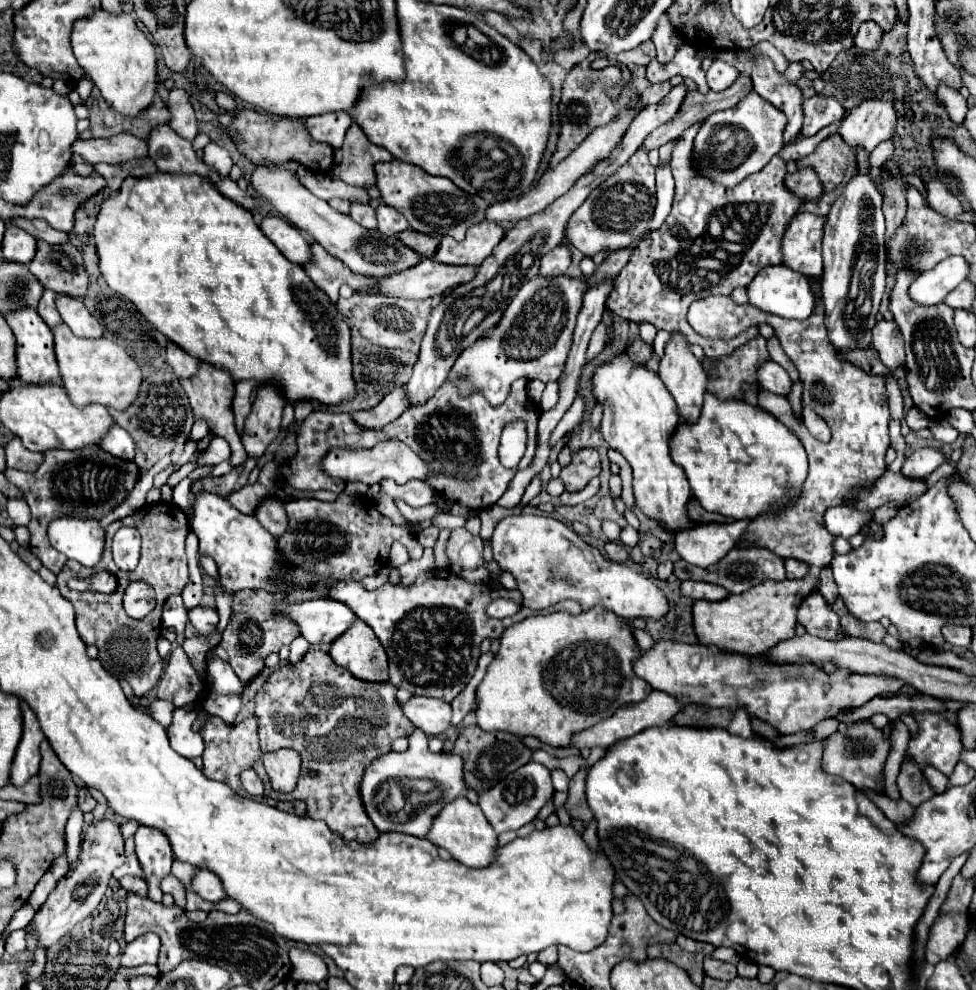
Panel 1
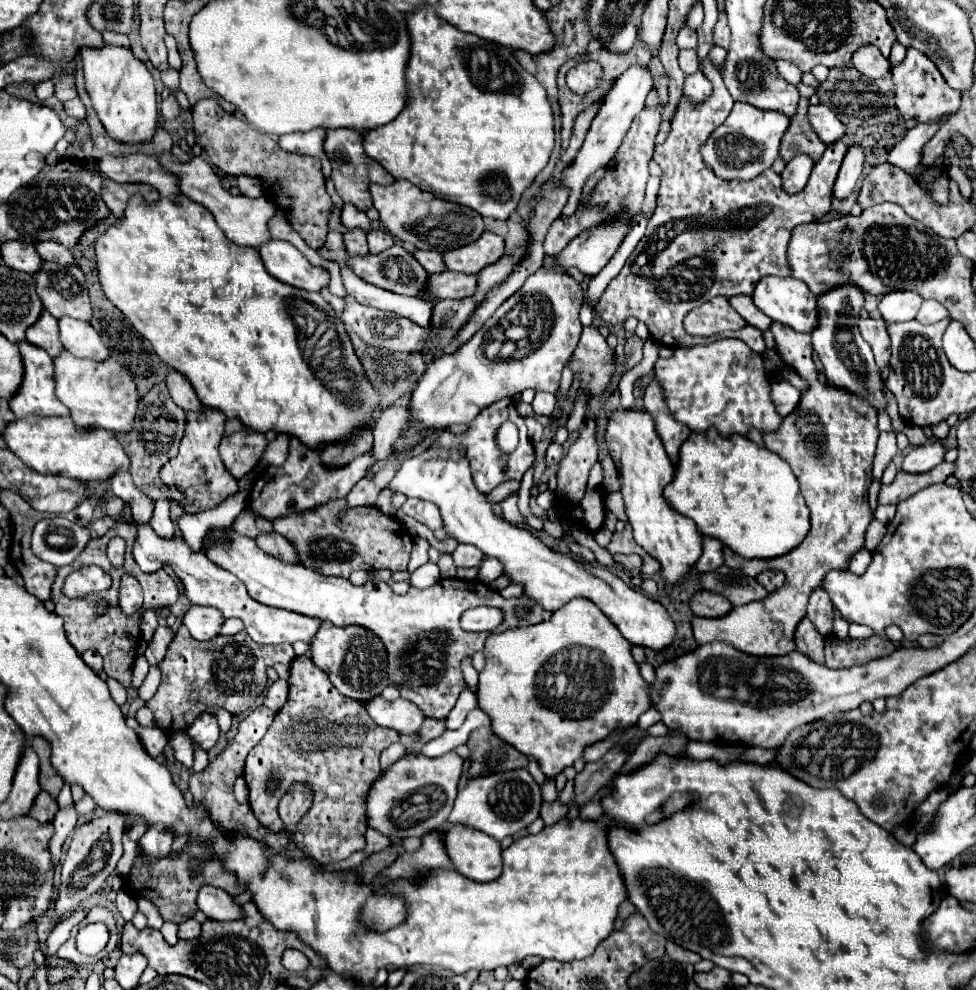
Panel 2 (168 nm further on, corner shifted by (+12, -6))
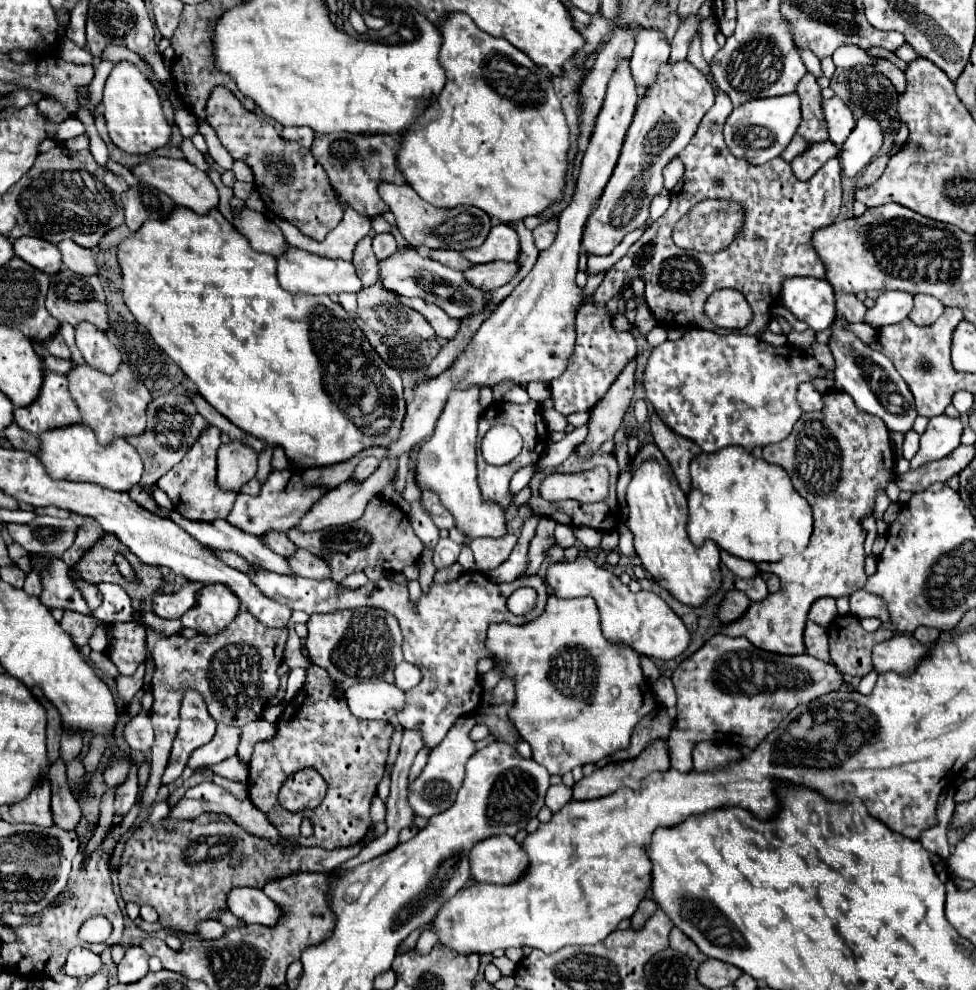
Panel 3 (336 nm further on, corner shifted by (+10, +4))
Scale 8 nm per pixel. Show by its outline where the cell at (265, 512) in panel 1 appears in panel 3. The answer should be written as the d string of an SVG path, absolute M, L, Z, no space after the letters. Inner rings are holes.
M297 550L297 554L287 562L289 566L293 566L293 572L297 572L297 576L305 576L311 580L327 580L331 576L329 564L305 550Z

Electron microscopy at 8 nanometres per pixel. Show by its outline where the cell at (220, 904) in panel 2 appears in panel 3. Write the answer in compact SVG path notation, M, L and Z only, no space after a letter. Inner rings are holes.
M257 888L231 890L229 910L247 924L263 926L275 926L283 916L283 908L277 902L273 902L263 890Z

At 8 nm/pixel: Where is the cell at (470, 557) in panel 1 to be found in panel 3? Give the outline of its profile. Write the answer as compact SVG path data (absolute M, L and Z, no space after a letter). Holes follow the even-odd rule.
M507 534L507 536L497 538L497 540L493 540L493 538L475 538L471 542L471 550L475 554L477 568L481 572L489 572L489 570L497 568L499 564L503 564L509 558L515 544L517 544L517 536L513 536L513 534Z

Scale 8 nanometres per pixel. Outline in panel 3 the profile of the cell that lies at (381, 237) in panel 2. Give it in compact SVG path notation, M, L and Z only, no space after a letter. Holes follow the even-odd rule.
M377 234L373 238L373 250L379 260L385 260L385 258L389 258L389 254L393 256L393 252L397 250L397 242L391 234Z

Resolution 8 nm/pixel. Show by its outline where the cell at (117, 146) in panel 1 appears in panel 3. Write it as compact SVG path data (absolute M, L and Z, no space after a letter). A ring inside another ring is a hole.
M155 156L155 158L139 164L137 168L133 168L133 174L143 184L149 184L149 186L165 192L177 206L185 206L189 210L195 210L197 214L209 214L213 208L219 206L219 194L211 182L211 178L205 172L197 170L187 160L173 160L173 158Z

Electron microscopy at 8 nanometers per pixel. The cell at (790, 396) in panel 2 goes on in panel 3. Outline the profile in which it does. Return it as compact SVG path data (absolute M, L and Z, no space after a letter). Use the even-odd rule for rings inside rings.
M811 382L801 384L801 390L797 392L797 400L801 402L801 408L805 412L813 412L813 410L823 410L823 396L815 390L815 386Z

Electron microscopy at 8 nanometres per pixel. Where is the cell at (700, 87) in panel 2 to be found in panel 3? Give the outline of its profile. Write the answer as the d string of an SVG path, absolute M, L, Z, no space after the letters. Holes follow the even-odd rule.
M689 60L661 64L657 80L647 88L645 96L637 104L619 162L603 190L599 206L591 212L585 224L583 248L589 254L611 254L625 234L645 224L651 200L663 190L661 170L691 142L701 118L713 102L715 94L711 84Z

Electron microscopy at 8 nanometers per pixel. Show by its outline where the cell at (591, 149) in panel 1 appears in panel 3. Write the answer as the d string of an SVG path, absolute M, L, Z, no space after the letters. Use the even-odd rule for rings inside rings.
M641 28L637 32L635 50L631 56L631 74L635 84L649 86L657 74L657 66L667 62L671 46L665 40L665 34L657 28Z

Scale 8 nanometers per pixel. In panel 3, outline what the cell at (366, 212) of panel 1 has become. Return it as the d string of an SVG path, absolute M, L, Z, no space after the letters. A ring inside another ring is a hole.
M363 238L355 252L353 252L353 264L357 268L357 276L361 278L363 286L373 286L377 280L379 280L379 260L375 258L373 254L373 248L371 248L371 238Z

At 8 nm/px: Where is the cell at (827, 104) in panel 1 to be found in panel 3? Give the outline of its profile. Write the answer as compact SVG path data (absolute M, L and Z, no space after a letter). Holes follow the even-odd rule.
M837 96L831 100L823 100L823 110L825 110L827 126L829 126L829 140L837 146L843 146L843 142L855 128L855 118L851 110Z

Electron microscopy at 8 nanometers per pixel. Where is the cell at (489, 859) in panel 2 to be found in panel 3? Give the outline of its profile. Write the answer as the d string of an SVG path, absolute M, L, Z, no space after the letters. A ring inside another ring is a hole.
M493 836L471 852L471 876L487 884L513 884L529 868L529 856L511 836Z

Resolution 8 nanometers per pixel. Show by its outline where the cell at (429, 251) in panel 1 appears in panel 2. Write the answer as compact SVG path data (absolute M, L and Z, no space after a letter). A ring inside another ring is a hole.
M415 250L413 252L415 260L427 270L427 272L443 272L445 270L445 264L441 260L441 254L439 252L425 252L425 250Z

